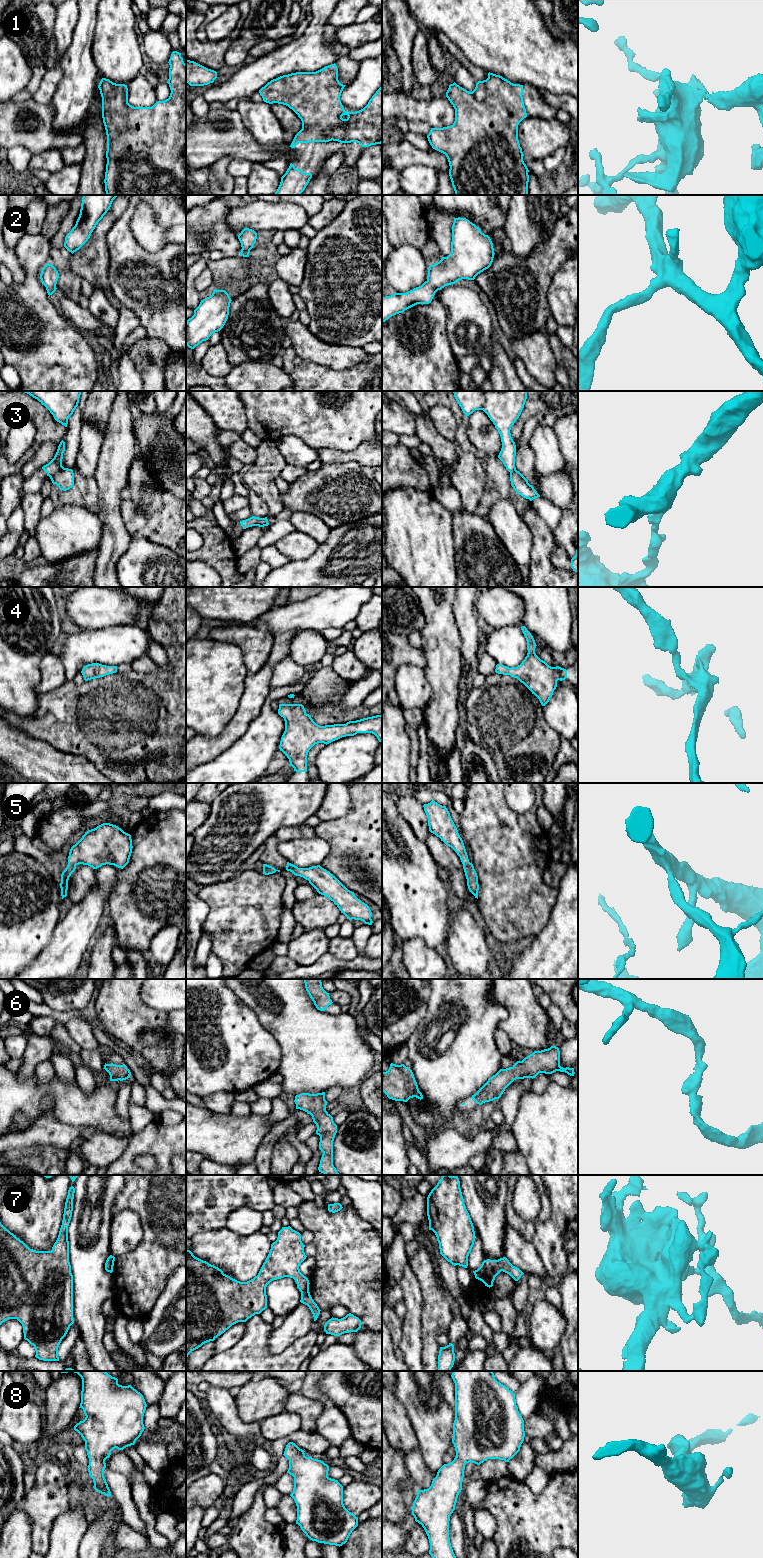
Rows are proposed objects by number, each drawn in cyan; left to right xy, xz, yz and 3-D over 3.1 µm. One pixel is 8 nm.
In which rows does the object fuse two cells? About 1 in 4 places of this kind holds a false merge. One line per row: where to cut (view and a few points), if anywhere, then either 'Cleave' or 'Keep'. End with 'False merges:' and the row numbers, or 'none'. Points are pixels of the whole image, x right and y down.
1: No split. Keep
2: No split. Keep
3: Split along xy (64, 468), (49, 476). Cleave
4: No split. Keep
5: No split. Keep
6: No split. Keep
7: Split along yz (496, 1260), (501, 1270). Cleave
8: No split. Keep
False merges: 3, 7

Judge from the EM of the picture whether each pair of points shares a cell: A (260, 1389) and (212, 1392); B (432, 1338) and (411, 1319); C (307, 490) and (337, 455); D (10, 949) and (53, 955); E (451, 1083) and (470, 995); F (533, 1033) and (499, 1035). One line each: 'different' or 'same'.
A: different
B: different
C: different
D: different
E: same
F: different

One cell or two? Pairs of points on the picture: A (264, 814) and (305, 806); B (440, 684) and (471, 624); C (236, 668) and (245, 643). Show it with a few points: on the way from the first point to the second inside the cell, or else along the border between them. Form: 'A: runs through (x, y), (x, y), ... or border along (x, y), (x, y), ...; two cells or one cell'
A: runs through (274, 806), (295, 806); one cell
B: runs through (444, 669), (450, 655), (463, 642), (463, 639); one cell
C: border along (221, 641), (233, 643), (239, 648), (248, 673); two cells

